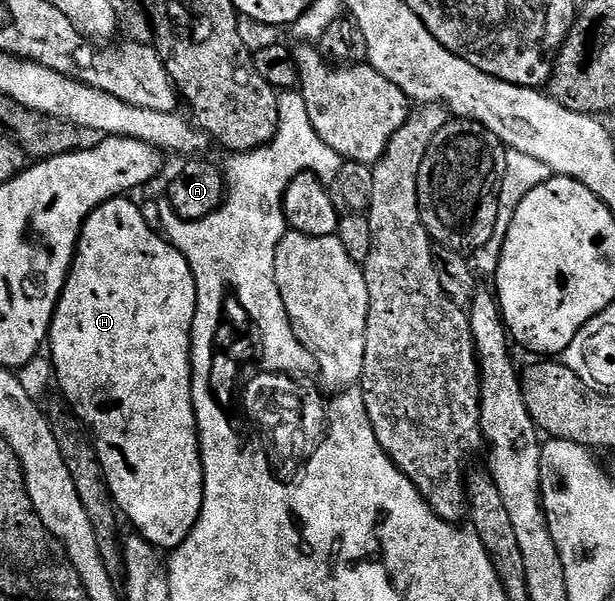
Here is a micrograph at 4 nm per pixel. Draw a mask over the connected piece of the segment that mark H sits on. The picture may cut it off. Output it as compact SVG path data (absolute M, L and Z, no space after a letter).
M128 197L112 198L110 202L104 202L99 208L91 212L86 220L81 236L77 239L77 252L73 255L73 264L69 267L69 277L65 280L65 287L61 290L61 298L57 302L57 310L53 314L53 324L49 328L47 350L51 355L53 373L56 385L61 385L64 401L73 407L73 411L81 415L81 421L85 423L97 448L97 455L101 461L101 467L105 473L105 479L109 485L109 491L113 493L117 501L118 511L129 517L129 522L134 526L140 537L146 538L151 545L161 552L176 550L183 540L195 528L195 524L201 515L203 508L203 488L205 477L203 476L203 464L201 463L201 445L197 435L197 417L193 407L193 321L195 320L195 308L197 307L197 285L195 276L187 264L187 260L181 255L168 238L158 231L147 228L147 220L143 220L141 207L135 201L128 202Z

